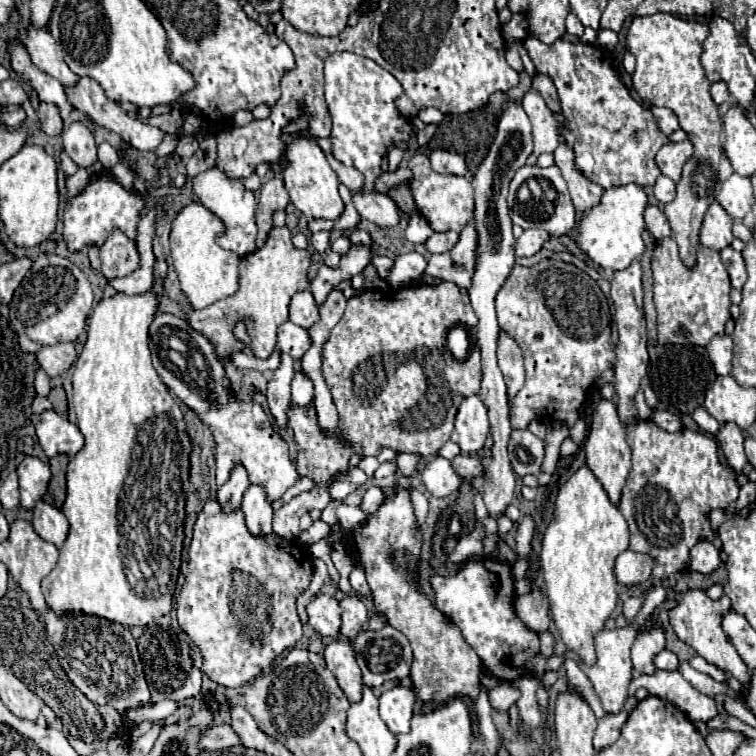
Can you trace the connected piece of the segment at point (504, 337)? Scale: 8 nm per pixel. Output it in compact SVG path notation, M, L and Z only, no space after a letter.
M507 333L499 335L497 357L499 357L499 369L503 371L507 383L507 395L513 399L525 383L525 369L523 369L523 353L515 343L515 339L511 339Z

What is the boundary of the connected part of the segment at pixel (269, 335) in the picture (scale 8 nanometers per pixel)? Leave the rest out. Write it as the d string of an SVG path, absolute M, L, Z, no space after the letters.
M273 227L269 231L267 243L245 255L239 263L239 291L233 297L227 297L223 301L213 303L207 309L191 311L189 313L189 325L203 333L213 345L219 359L227 361L227 357L233 351L243 351L245 343L237 341L233 335L233 327L237 321L243 321L249 337L251 337L251 351L259 359L267 359L277 341L277 327L289 319L289 301L297 291L303 291L309 287L309 265L311 257L303 249L295 249L291 243L291 231L287 227Z

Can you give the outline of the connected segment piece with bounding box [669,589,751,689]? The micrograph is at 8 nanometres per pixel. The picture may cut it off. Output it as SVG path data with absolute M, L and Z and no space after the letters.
M693 589L693 591L687 591L683 595L681 603L675 609L669 611L669 617L671 617L671 625L673 625L675 633L677 633L677 637L681 641L691 645L701 657L705 657L709 663L721 667L729 675L733 675L745 689L749 689L751 687L751 671L741 661L735 647L727 641L727 637L725 637L725 633L721 629L721 619L729 609L731 609L731 601L727 595L723 595L719 601L713 601L713 599L709 599L705 595L705 591Z

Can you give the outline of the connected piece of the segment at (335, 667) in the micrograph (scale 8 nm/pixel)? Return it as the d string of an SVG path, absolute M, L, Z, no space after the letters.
M337 639L325 647L325 661L327 667L335 673L339 687L347 695L351 703L361 699L363 691L363 679L361 679L361 669L355 661L355 651L349 641Z

